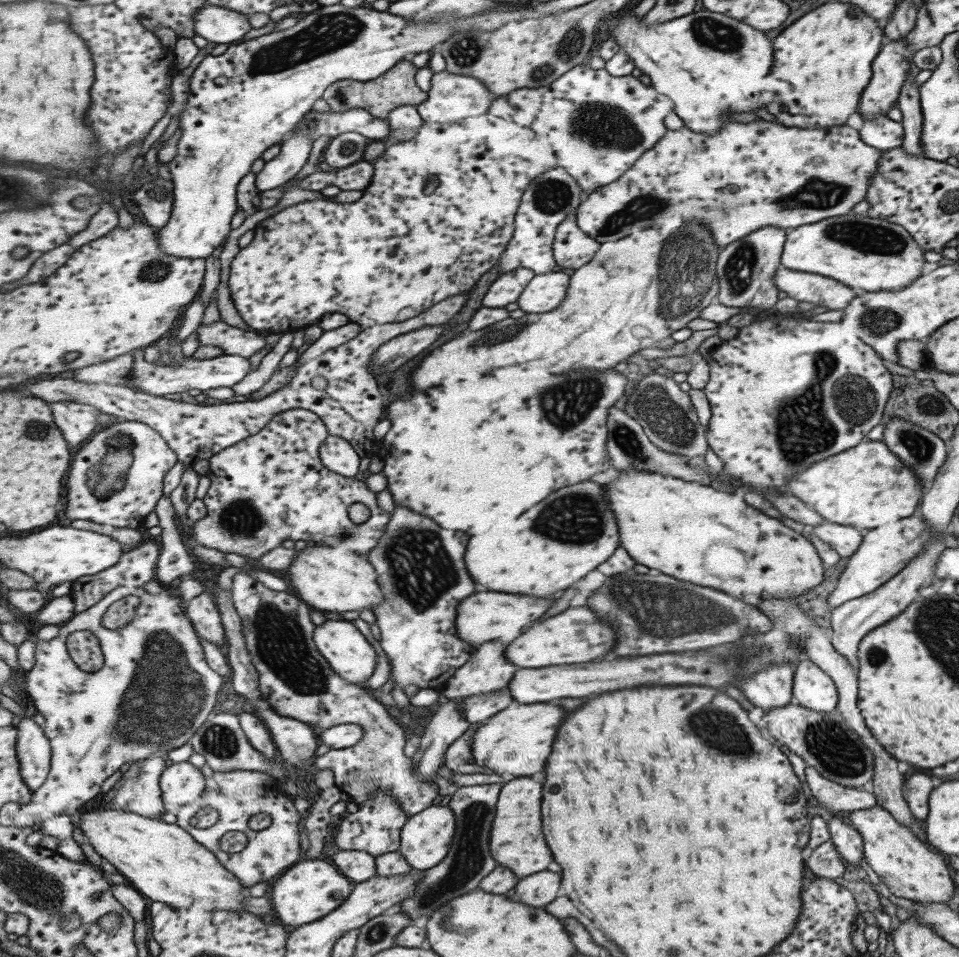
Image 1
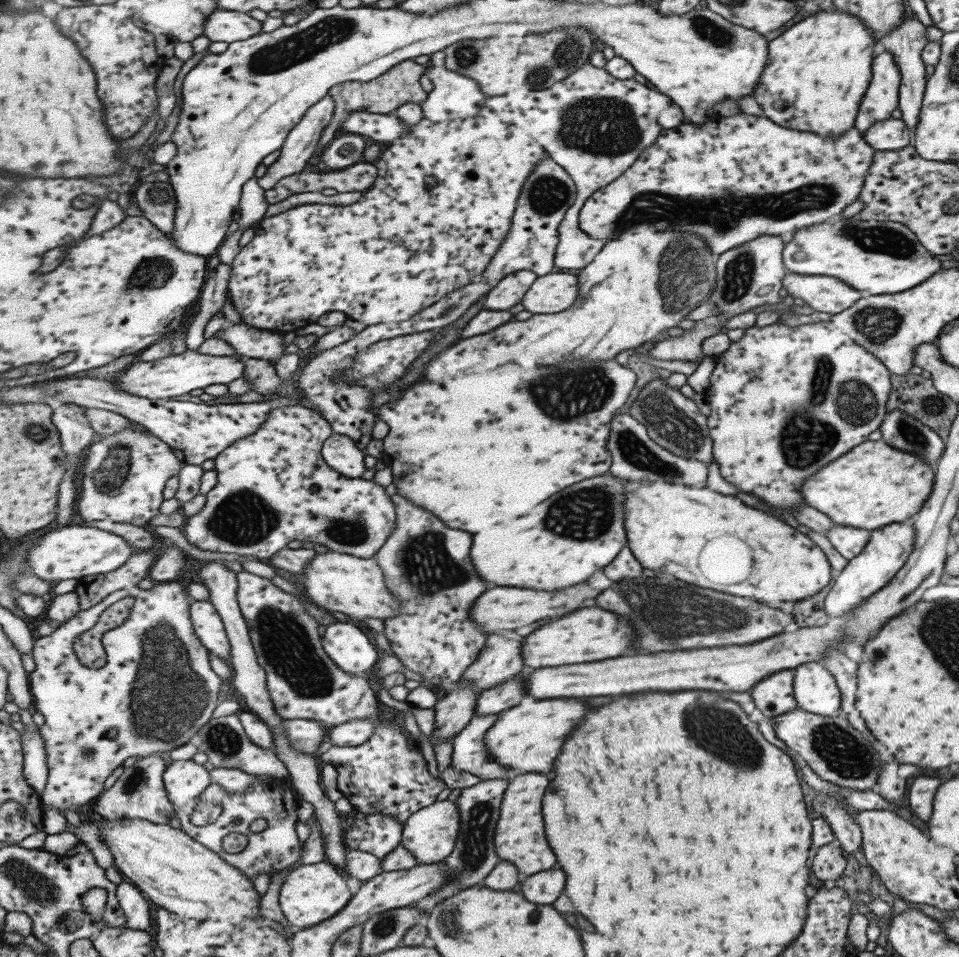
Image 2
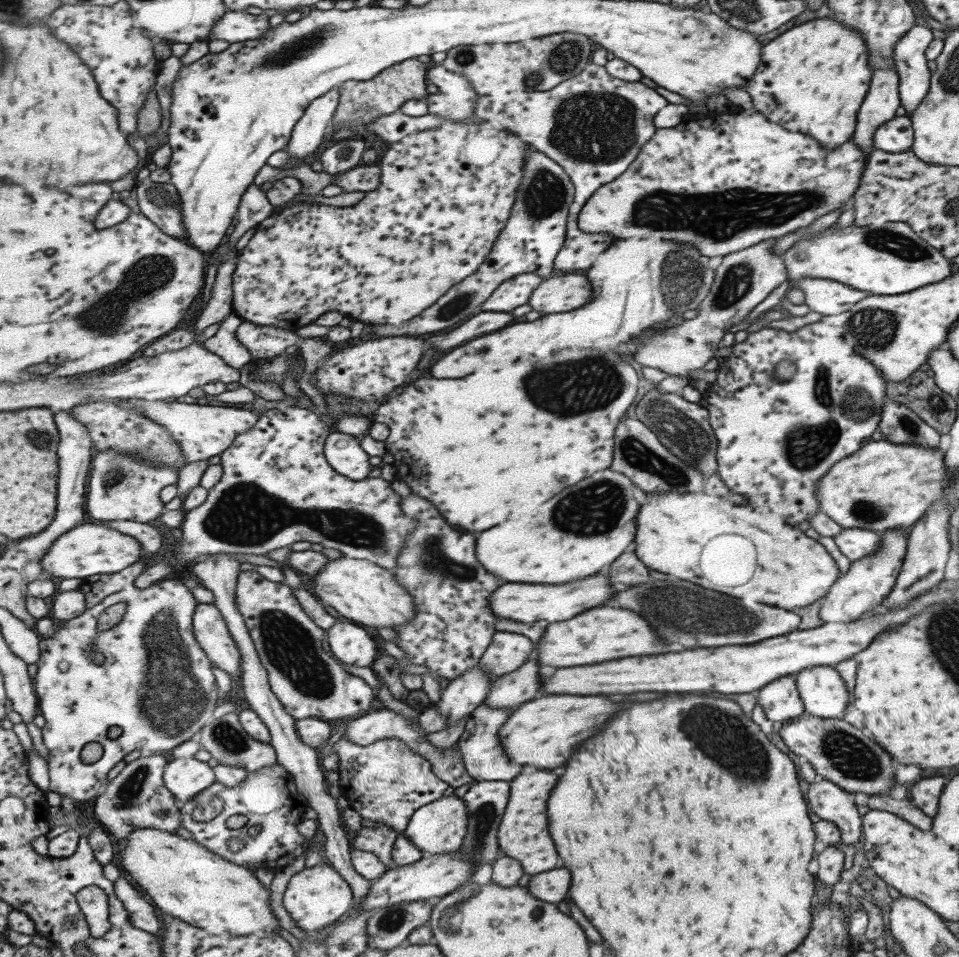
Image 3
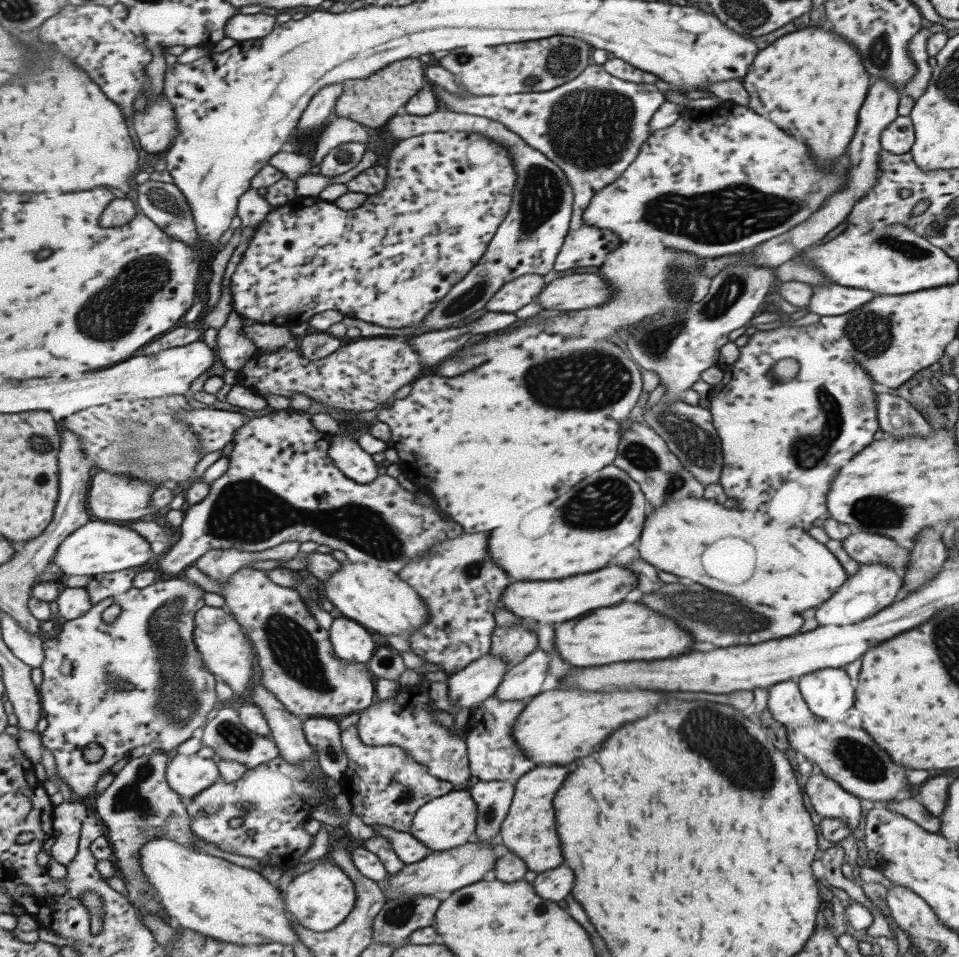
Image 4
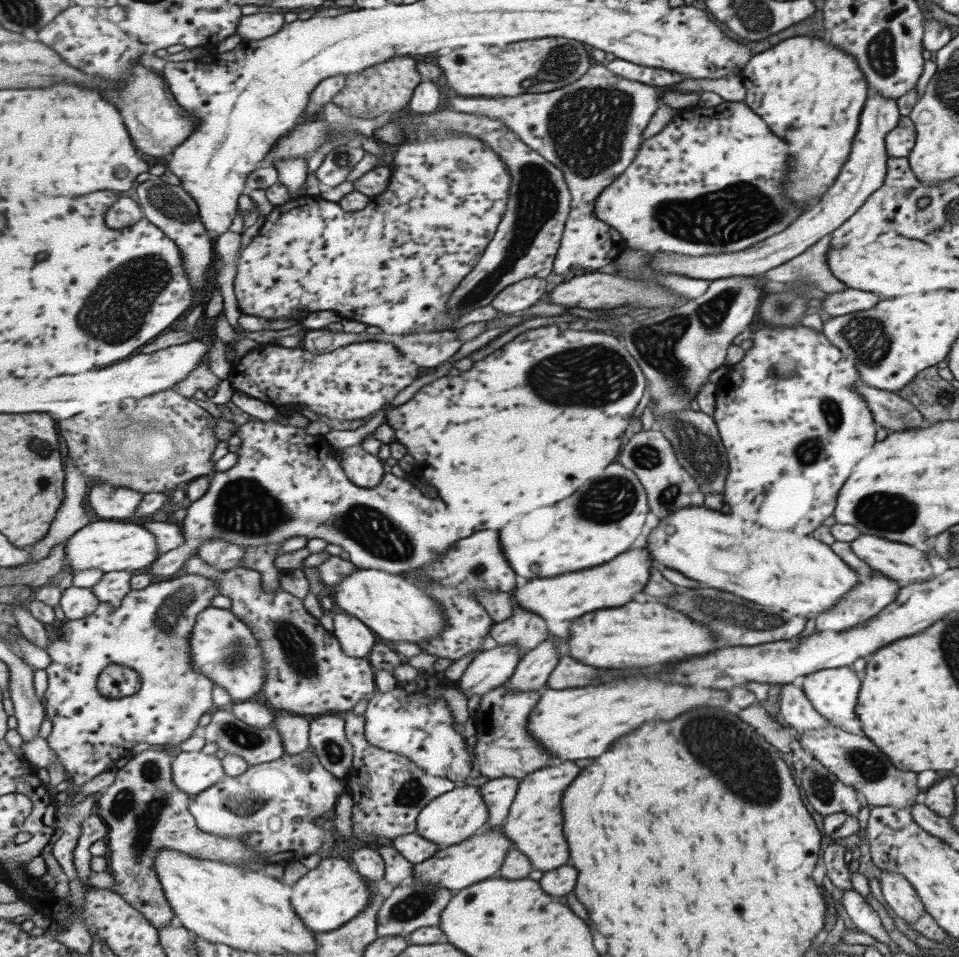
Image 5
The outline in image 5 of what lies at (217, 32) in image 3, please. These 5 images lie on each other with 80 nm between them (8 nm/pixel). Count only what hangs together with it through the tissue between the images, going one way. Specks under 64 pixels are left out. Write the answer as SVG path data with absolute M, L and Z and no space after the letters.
M259 12L251 14L251 16L243 16L240 19L239 27L237 27L237 35L242 39L263 41L265 38L277 34L285 26L283 16L283 14L275 12L270 14Z

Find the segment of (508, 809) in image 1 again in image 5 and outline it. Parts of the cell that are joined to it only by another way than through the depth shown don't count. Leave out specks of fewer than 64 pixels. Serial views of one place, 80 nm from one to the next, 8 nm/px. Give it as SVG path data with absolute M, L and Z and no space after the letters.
M563 762L561 766L540 768L520 782L519 792L513 801L511 814L503 824L504 832L514 842L514 848L523 851L537 870L553 870L569 862L569 844L563 834L563 808L561 794L579 776L583 766L579 762Z

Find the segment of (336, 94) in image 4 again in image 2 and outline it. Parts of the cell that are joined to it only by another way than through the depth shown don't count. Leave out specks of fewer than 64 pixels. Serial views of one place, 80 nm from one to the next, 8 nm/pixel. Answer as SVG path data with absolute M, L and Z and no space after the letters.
M330 94L308 110L304 120L301 120L301 123L290 131L288 139L280 150L281 156L268 168L268 173L258 180L258 183L265 190L275 188L275 186L281 182L282 178L309 169L309 160L313 158L313 154L315 154L315 150L317 150L317 144L319 144L319 140L321 140L321 132L329 125L333 114L335 114L335 99Z

